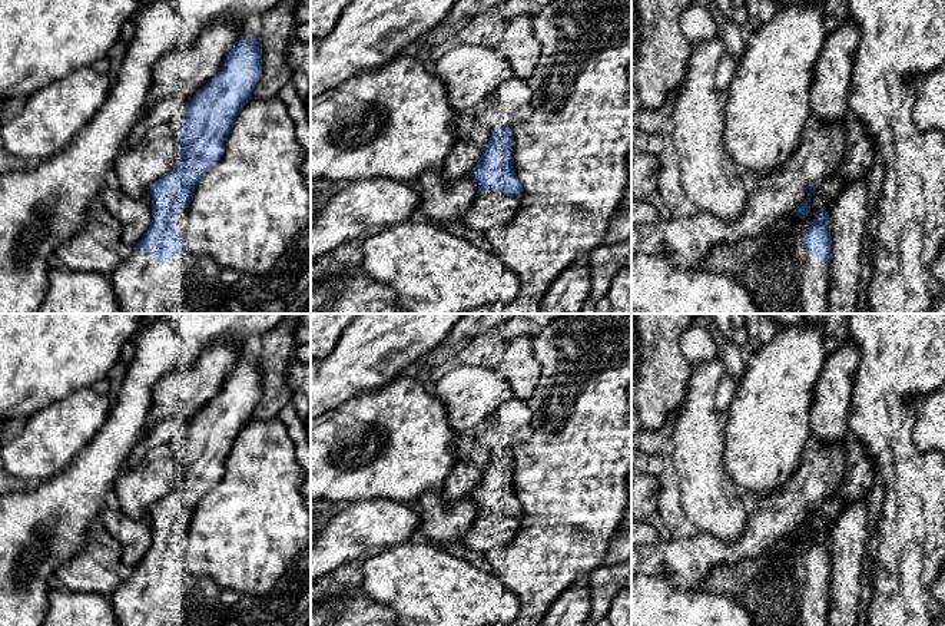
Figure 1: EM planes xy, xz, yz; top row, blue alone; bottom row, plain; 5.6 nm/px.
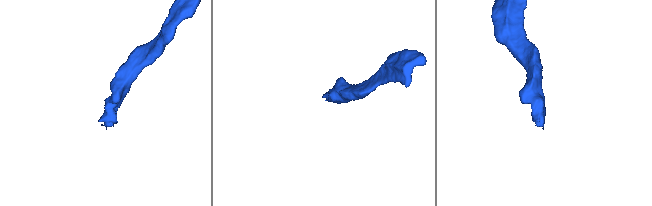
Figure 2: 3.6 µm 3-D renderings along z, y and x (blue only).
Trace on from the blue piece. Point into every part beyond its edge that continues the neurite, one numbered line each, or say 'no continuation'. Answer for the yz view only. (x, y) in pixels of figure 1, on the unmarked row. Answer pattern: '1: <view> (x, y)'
1: yz (783, 593)

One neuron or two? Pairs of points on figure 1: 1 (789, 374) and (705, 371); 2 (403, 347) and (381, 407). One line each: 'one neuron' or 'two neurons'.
1: two neurons
2: two neurons

